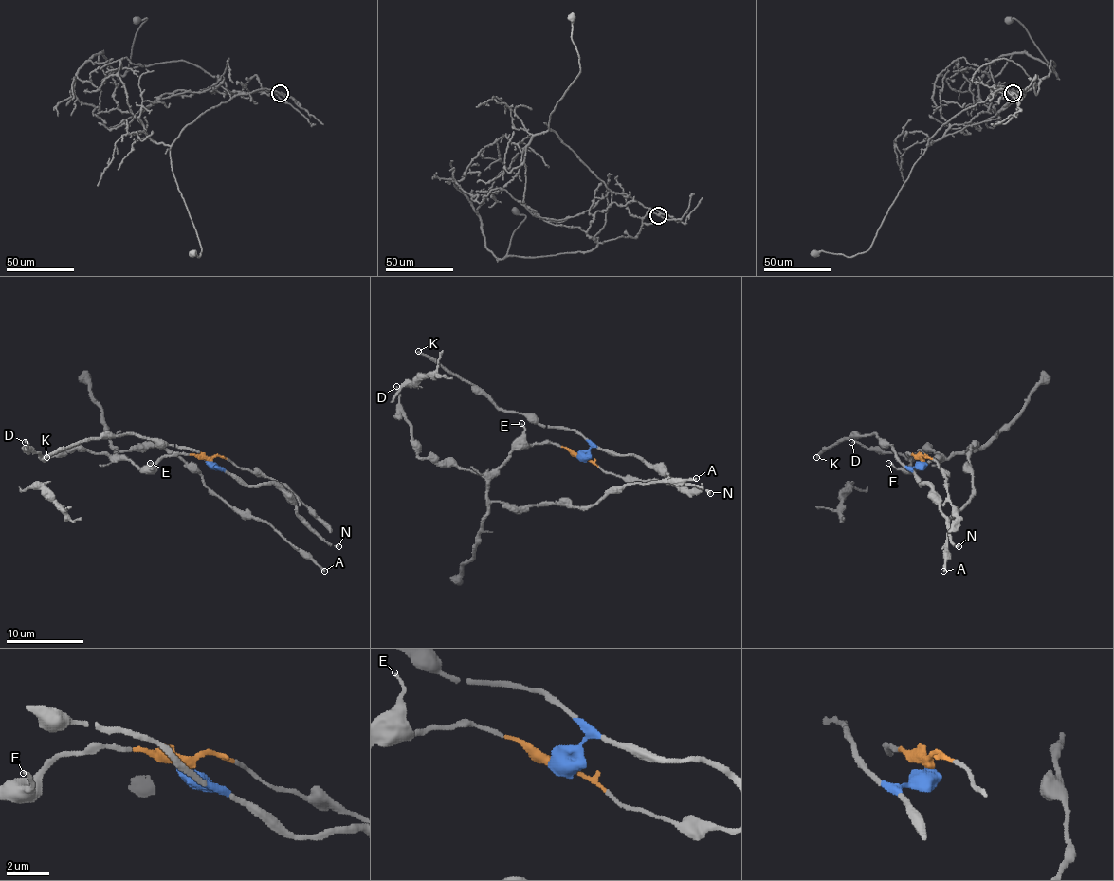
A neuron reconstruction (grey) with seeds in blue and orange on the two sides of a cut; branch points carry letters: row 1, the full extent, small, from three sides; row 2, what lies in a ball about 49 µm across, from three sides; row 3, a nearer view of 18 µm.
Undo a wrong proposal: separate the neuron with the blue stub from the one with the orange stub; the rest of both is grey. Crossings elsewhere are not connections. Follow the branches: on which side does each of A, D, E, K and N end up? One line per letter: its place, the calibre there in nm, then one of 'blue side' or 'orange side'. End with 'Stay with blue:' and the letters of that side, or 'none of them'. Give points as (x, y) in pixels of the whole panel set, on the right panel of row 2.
A: (943, 571) | 190 nm | orange side
D: (851, 442) | 200 nm | orange side
E: (888, 463) | 110 nm | orange side
K: (816, 457) | 240 nm | blue side
N: (958, 546) | 200 nm | blue side
Stay with blue: K, N

